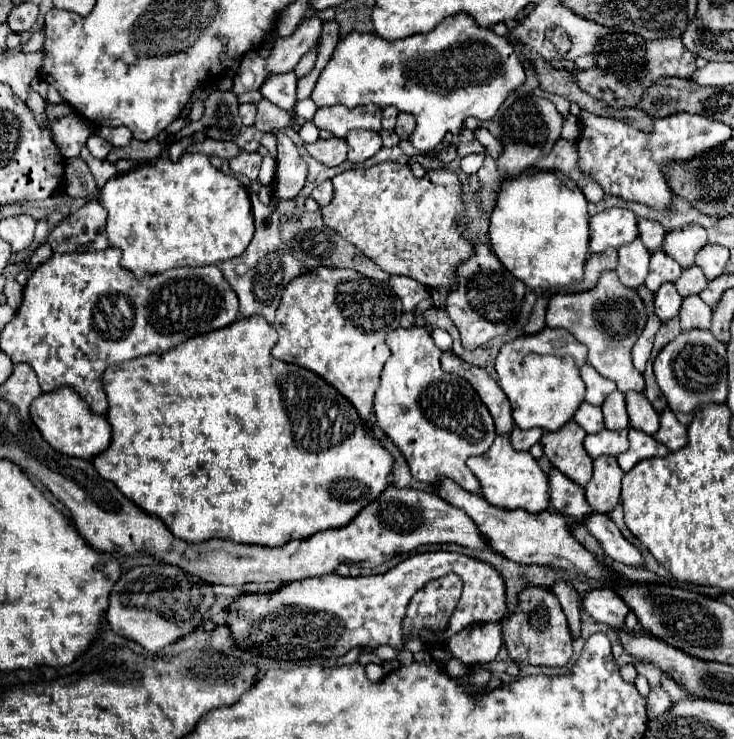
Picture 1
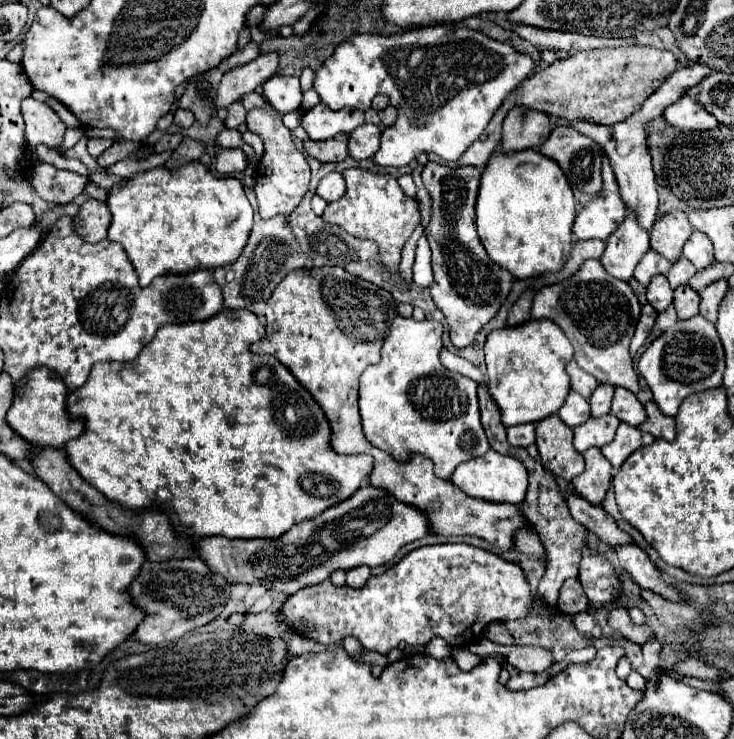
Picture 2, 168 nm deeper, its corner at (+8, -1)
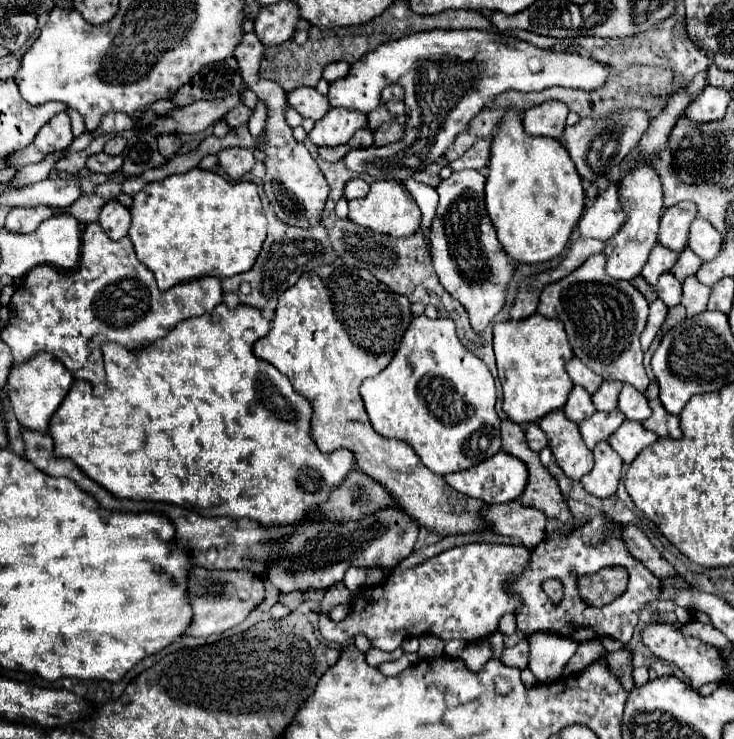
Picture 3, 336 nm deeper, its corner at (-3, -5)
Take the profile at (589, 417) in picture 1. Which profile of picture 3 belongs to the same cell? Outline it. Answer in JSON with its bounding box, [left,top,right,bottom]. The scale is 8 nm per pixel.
[564,385,596,423]

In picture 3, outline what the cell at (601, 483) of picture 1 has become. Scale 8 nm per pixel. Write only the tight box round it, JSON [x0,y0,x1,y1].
[580,443,622,499]

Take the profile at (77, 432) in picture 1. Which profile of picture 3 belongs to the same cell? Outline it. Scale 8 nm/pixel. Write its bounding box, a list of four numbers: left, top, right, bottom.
[6,353,74,431]

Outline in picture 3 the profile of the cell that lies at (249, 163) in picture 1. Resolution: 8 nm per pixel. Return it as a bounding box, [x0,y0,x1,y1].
[218,149,256,181]

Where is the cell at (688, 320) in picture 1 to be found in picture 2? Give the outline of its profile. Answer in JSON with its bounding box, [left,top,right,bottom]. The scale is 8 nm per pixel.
[673,285,699,321]

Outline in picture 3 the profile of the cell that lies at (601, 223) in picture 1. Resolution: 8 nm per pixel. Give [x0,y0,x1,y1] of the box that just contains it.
[578,183,624,241]

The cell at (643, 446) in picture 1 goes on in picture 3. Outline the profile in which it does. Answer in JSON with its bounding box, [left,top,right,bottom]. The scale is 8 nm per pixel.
[608,419,658,463]

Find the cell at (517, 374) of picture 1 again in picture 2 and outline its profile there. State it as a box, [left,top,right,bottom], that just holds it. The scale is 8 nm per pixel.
[485,319,573,427]

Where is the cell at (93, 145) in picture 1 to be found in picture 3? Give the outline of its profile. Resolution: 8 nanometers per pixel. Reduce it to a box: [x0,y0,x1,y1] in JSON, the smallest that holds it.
[104,137,126,155]

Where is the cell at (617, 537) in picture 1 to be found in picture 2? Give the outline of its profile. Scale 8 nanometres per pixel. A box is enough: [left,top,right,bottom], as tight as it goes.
[615,543,679,599]

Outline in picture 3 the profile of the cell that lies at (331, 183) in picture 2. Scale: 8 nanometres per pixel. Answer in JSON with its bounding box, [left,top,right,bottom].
[346,179,370,199]

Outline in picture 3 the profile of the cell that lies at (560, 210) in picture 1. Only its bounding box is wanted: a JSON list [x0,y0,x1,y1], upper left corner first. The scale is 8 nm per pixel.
[486,109,584,263]

